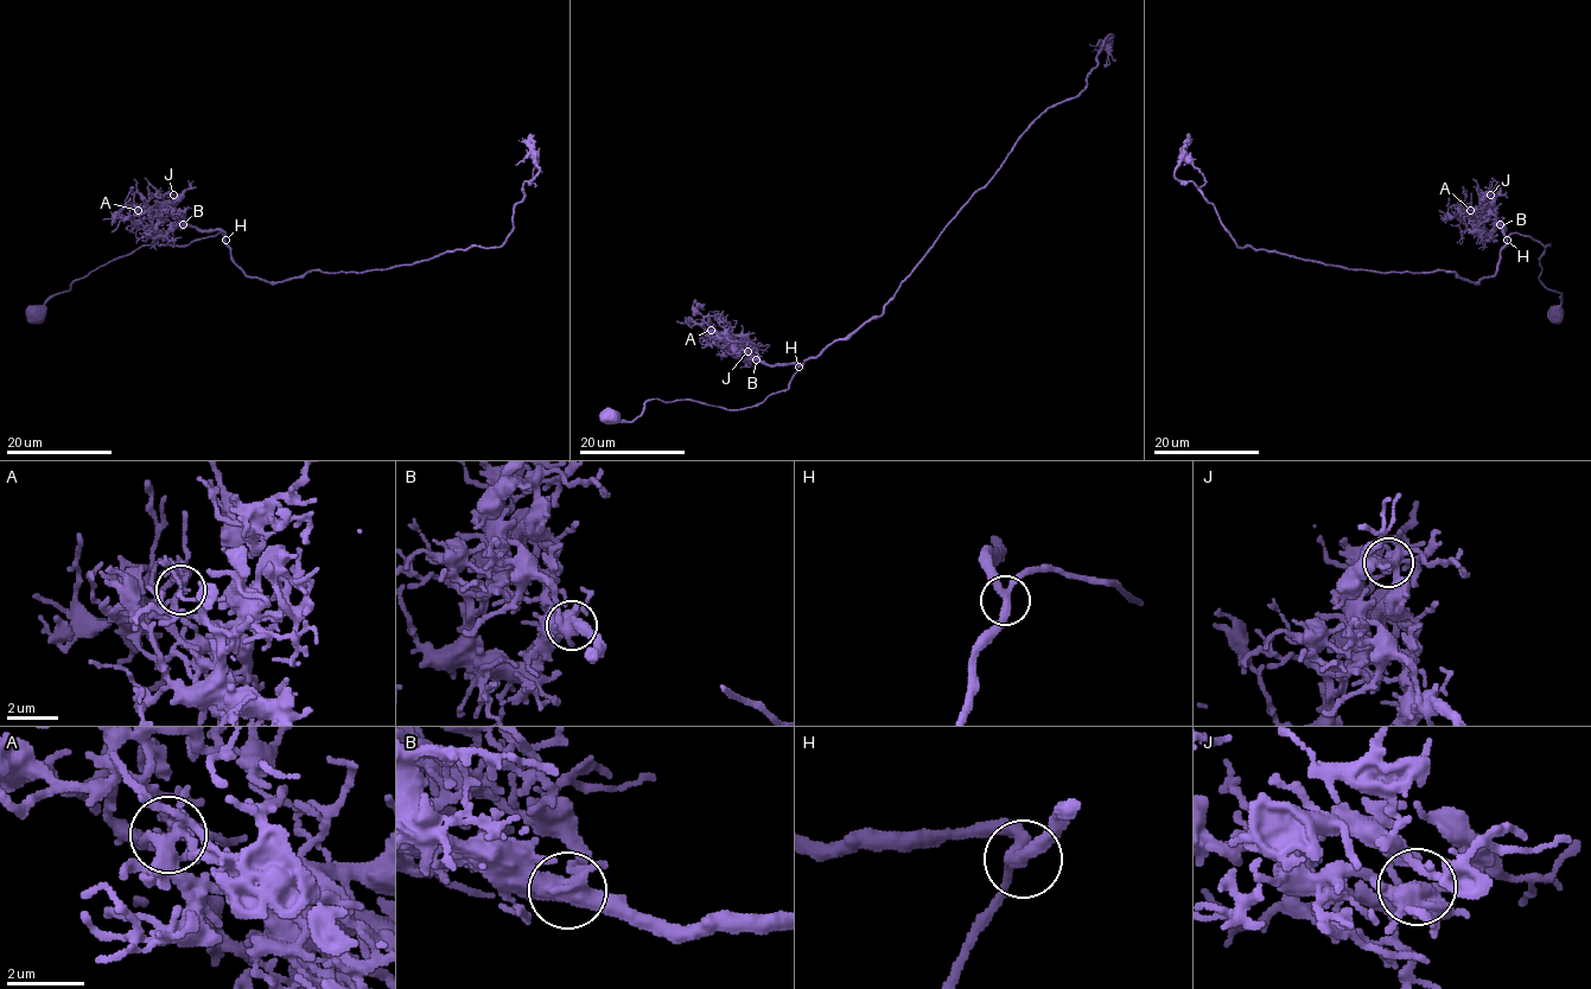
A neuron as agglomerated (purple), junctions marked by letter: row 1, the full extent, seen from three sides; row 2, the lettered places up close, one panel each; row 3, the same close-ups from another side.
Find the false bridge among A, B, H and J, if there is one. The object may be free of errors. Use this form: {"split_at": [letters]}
{"split_at": ["A"]}

